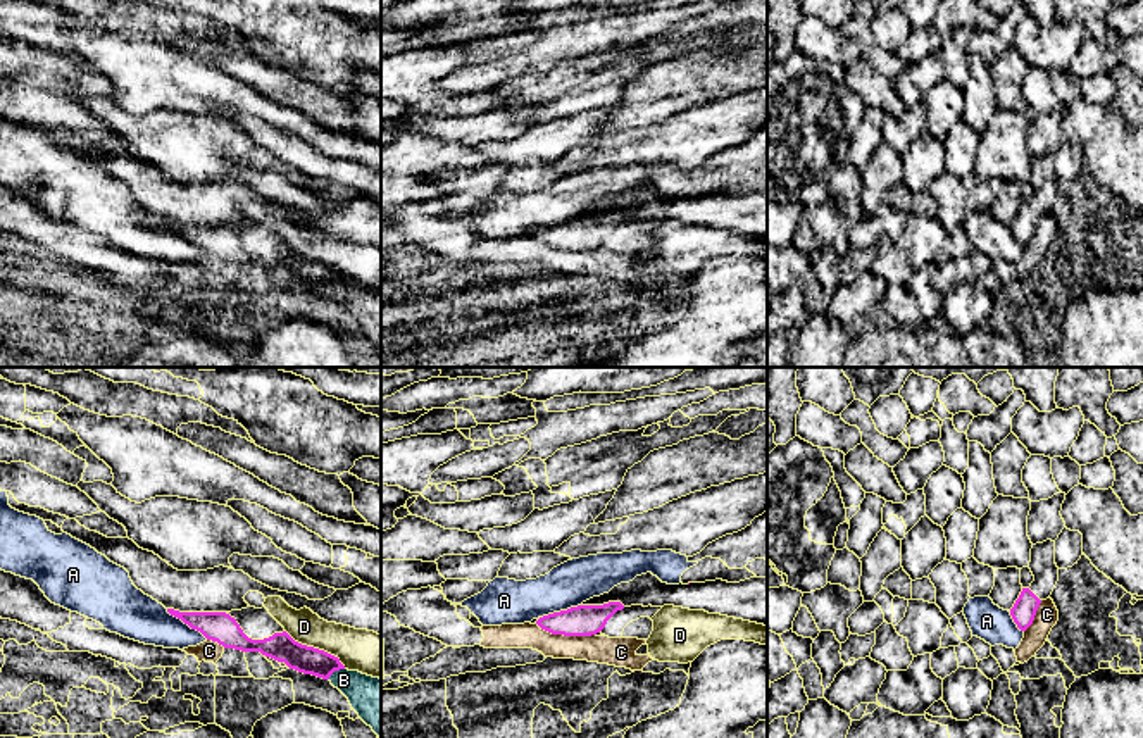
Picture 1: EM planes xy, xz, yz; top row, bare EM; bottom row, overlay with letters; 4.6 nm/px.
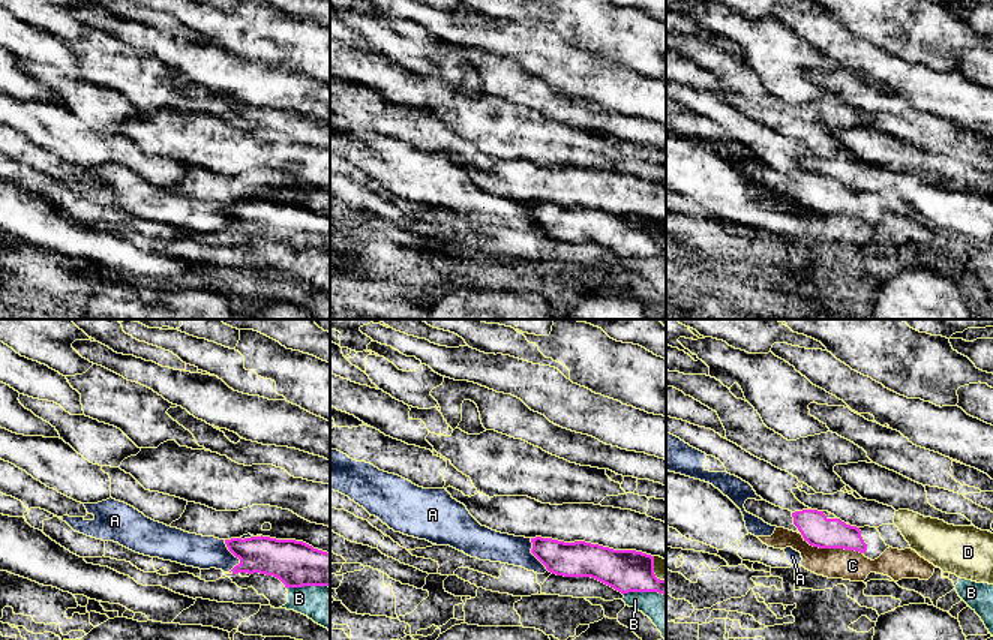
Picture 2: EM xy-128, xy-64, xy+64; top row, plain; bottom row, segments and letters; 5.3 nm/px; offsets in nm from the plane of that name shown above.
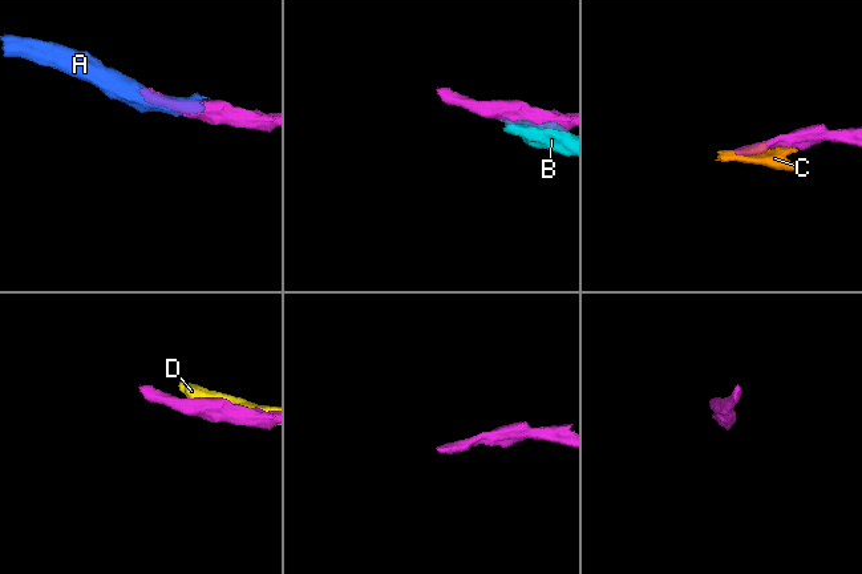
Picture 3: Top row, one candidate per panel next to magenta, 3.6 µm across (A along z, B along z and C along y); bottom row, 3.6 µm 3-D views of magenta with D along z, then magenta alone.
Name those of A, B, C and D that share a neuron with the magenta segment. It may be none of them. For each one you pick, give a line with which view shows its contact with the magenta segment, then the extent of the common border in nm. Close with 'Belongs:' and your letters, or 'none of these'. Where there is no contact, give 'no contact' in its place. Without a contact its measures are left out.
Belongs: none of these

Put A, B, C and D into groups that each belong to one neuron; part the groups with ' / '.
A / B C / D

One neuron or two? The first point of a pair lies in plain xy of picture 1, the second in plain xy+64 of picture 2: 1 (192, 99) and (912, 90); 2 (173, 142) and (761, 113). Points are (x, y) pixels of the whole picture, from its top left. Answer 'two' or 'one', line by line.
1: two
2: one

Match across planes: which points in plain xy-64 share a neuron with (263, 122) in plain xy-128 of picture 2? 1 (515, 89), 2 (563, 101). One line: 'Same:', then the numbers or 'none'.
Same: 1, 2

